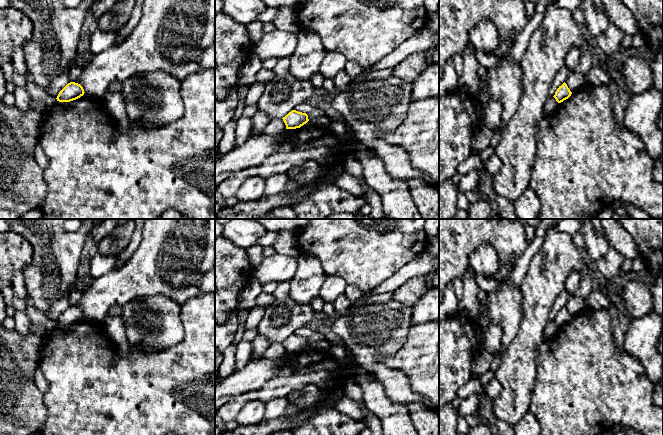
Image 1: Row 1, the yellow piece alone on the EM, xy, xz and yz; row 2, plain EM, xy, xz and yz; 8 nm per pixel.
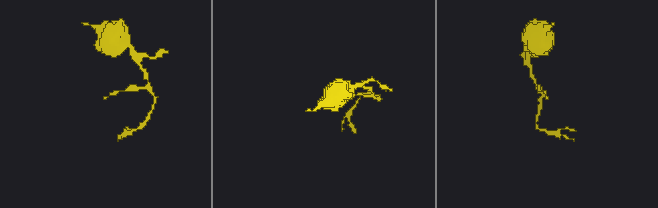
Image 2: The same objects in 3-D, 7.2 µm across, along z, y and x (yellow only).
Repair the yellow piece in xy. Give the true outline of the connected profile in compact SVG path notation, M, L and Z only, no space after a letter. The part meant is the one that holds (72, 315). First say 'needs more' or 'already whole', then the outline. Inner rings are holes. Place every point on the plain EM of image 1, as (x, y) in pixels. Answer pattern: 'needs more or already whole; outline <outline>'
already whole; outline M75 306L68 307L58 318L57 325L70 326L84 319L83 311Z

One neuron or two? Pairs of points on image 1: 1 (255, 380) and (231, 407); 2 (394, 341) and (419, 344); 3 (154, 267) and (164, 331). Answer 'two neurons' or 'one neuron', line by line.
1: two neurons
2: two neurons
3: two neurons

